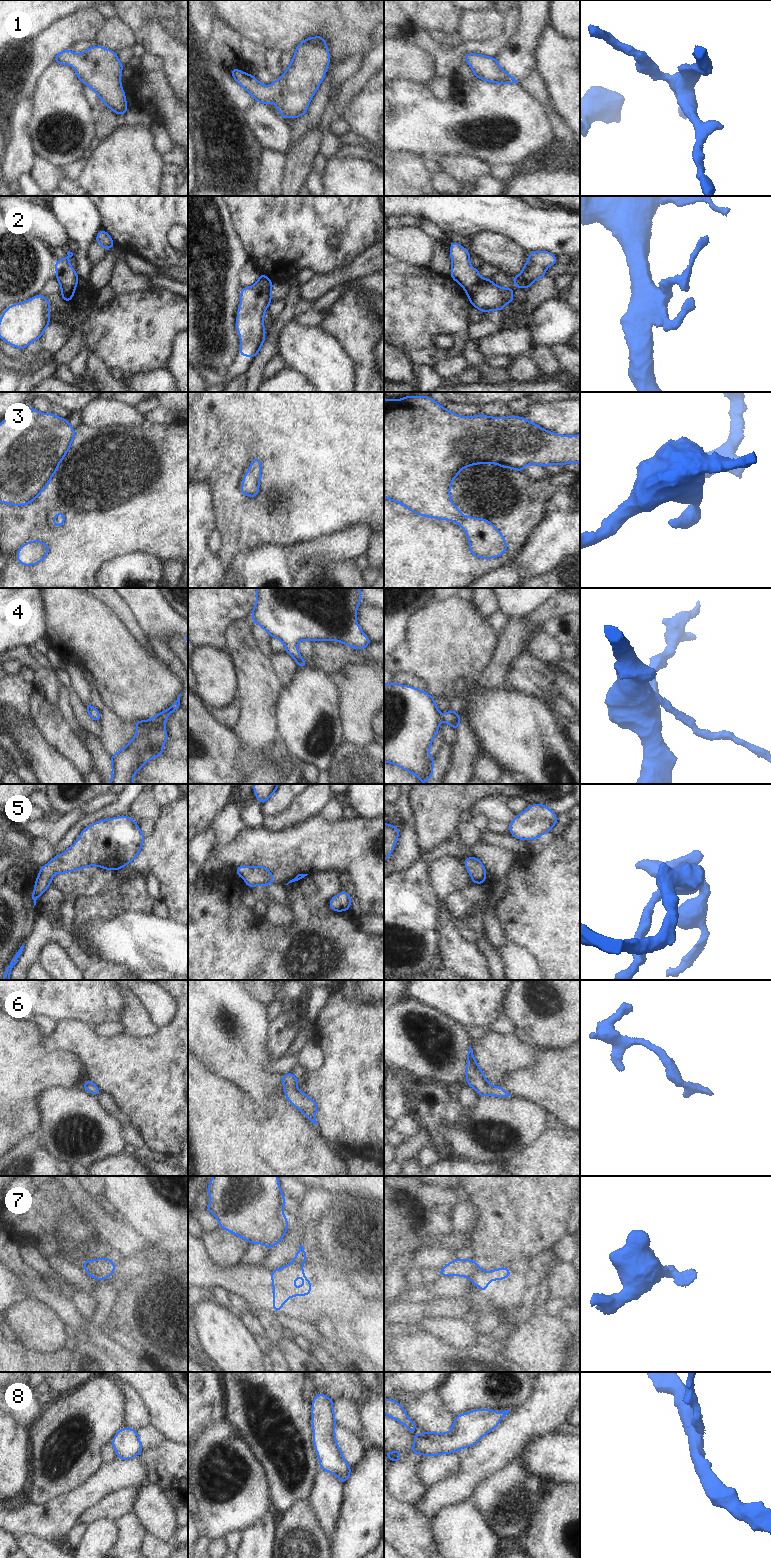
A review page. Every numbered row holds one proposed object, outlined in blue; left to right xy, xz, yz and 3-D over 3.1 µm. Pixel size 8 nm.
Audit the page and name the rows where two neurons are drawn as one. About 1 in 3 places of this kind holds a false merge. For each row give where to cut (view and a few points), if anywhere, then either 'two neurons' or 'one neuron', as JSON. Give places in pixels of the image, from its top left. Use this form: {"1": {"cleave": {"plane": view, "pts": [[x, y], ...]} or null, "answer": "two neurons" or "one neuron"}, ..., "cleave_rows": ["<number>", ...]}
{"1": {"cleave": null, "answer": "one neuron"}, "2": {"cleave": {"plane": "xy", "pts": [[61, 285], [76, 287]]}, "answer": "two neurons"}, "3": {"cleave": null, "answer": "one neuron"}, "4": {"cleave": null, "answer": "one neuron"}, "5": {"cleave": null, "answer": "one neuron"}, "6": {"cleave": null, "answer": "one neuron"}, "7": {"cleave": {"plane": "yz", "pts": [[480, 1267], [470, 1278]]}, "answer": "two neurons"}, "8": {"cleave": {"plane": "yz", "pts": [[428, 1432], [422, 1435]]}, "answer": "two neurons"}, "cleave_rows": ["2", "7", "8"]}

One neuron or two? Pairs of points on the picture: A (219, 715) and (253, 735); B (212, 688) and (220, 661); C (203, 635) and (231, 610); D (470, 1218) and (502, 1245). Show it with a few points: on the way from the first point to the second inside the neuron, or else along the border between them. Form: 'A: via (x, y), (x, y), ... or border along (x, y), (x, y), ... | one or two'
A: border along (239, 701), (238, 720), (231, 729) | two
B: via (214, 681), (214, 668) | one
C: via (210, 628), (224, 614) | one
D: border along (472, 1201), (479, 1215), (478, 1225) | two

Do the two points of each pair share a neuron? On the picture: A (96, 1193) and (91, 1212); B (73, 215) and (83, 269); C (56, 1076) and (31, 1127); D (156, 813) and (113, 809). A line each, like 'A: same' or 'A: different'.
A: different
B: same
C: same
D: different

